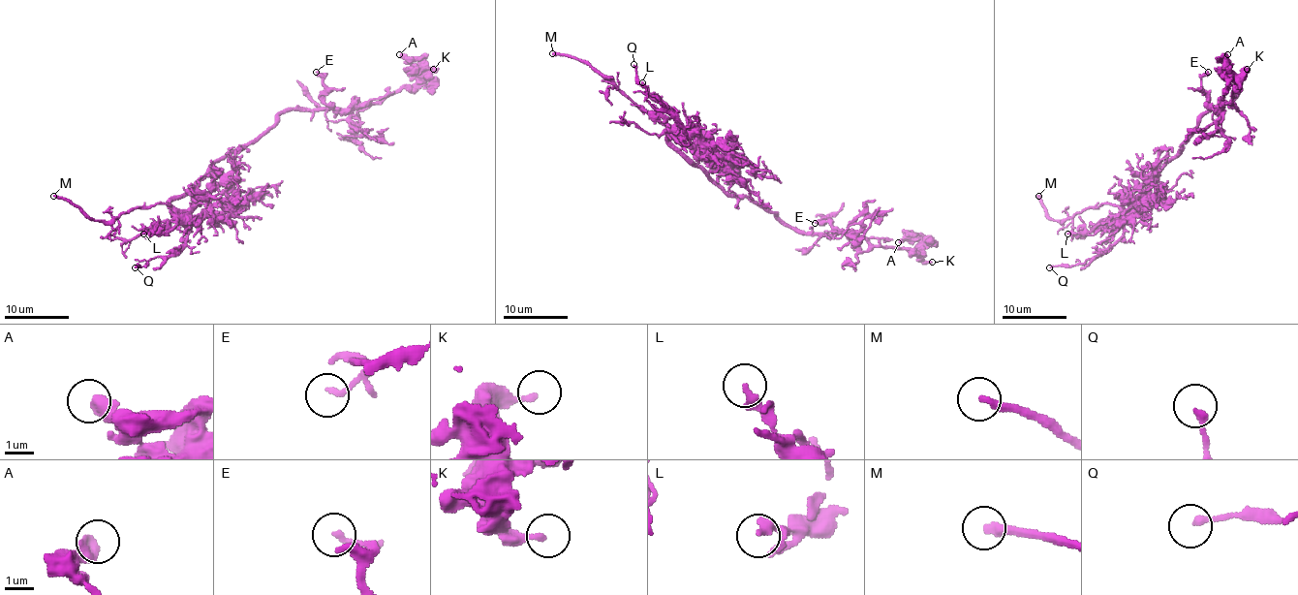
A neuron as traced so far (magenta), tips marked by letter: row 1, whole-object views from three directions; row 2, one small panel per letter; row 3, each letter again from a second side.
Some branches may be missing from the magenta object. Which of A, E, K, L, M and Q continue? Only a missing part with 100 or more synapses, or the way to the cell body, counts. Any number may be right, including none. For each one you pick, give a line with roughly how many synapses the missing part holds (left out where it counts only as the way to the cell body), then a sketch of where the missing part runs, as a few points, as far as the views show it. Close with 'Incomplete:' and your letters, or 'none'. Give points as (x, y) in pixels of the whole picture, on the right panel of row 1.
M: missing branch runs (1038, 196), (1039, 189), (1054, 177), (1066, 162), (1085, 152), (1095, 152), (1099, 145)
Incomplete: M

